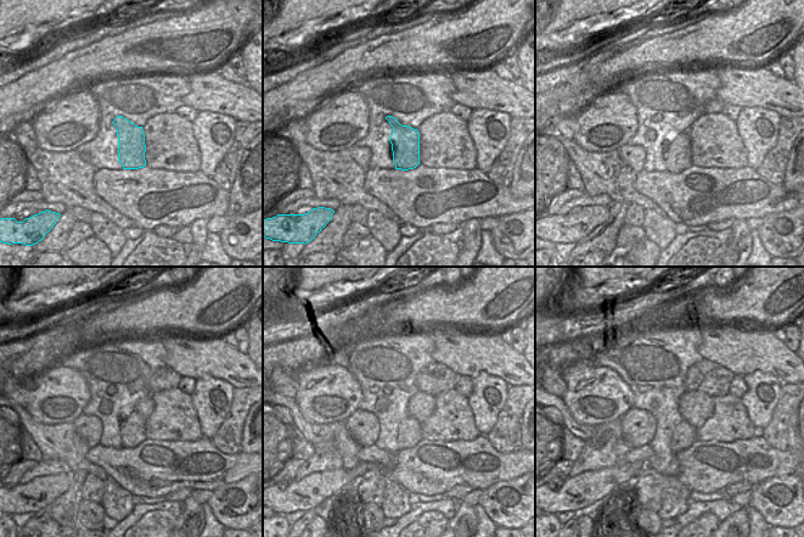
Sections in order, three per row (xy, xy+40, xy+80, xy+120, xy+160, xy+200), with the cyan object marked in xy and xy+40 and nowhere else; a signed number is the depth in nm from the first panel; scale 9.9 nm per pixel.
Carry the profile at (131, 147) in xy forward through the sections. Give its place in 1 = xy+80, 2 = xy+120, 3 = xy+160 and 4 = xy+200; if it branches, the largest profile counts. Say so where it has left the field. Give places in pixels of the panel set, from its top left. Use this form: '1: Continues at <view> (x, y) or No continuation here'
1: Continues at xy+80 (676, 156)
2: Continues at xy+120 (133, 430)
3: Continues at xy+160 (410, 431)
4: Continues at xy+200 (684, 435).

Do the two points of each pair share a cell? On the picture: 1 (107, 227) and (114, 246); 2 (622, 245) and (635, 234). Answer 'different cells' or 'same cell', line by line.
1: same cell
2: same cell

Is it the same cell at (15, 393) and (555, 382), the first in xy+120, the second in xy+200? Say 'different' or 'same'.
same

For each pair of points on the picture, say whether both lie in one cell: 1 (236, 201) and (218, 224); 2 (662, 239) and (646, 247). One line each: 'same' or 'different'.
1: same
2: different

